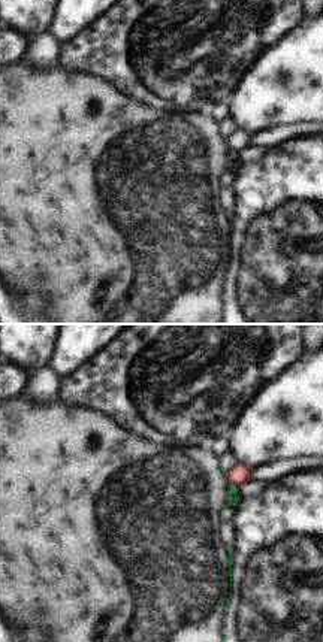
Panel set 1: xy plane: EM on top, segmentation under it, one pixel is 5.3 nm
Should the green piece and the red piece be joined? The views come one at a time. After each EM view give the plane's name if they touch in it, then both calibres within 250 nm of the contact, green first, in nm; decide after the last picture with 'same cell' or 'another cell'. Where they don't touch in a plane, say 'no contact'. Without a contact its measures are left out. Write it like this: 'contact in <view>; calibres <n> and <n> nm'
contact in xy; calibres 60 and 110 nm

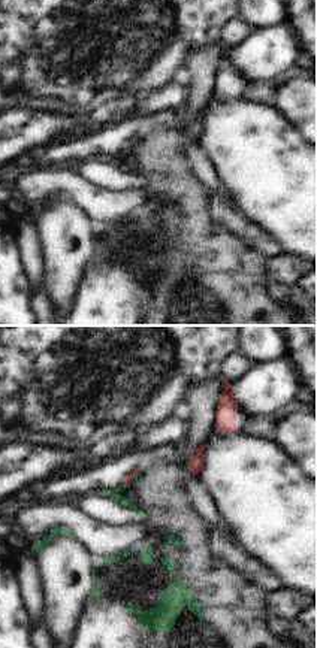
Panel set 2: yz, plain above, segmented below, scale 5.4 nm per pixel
contact in yz; calibres 20 and 40 nm

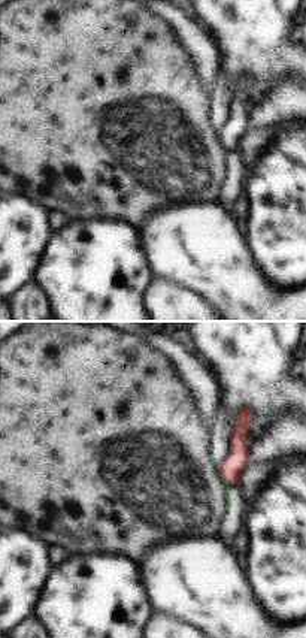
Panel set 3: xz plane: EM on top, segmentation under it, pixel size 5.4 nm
contact in xz; calibres 20 and 120 nm

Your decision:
another cell

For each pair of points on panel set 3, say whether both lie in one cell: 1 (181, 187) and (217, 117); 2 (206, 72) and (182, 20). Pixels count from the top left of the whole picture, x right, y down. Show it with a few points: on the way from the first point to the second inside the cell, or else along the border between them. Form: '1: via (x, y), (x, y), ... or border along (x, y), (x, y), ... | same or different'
1: border along (209, 93), (209, 120), (220, 127) | different
2: via (206, 59), (205, 50), (193, 33) | same

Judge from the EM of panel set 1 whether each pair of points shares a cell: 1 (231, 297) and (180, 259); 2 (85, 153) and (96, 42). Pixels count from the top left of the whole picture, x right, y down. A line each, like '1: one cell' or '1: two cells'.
1: two cells
2: two cells

